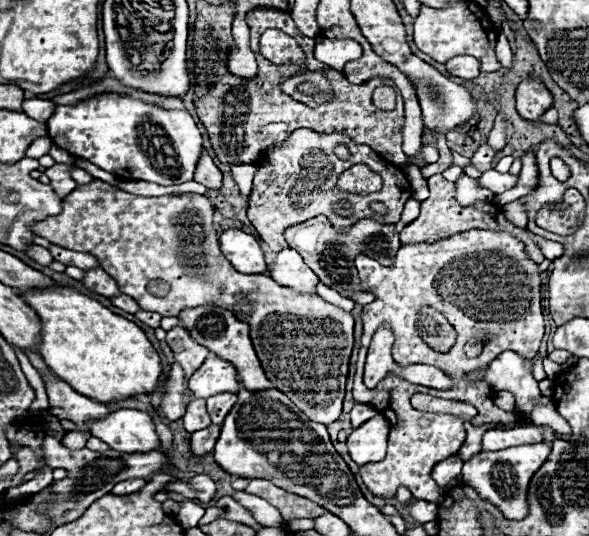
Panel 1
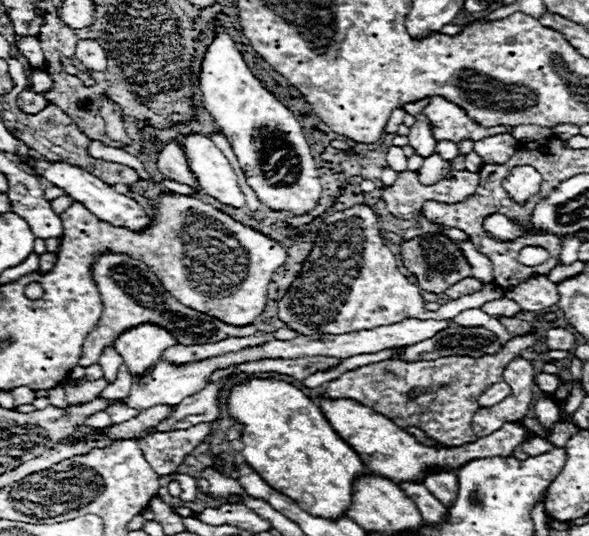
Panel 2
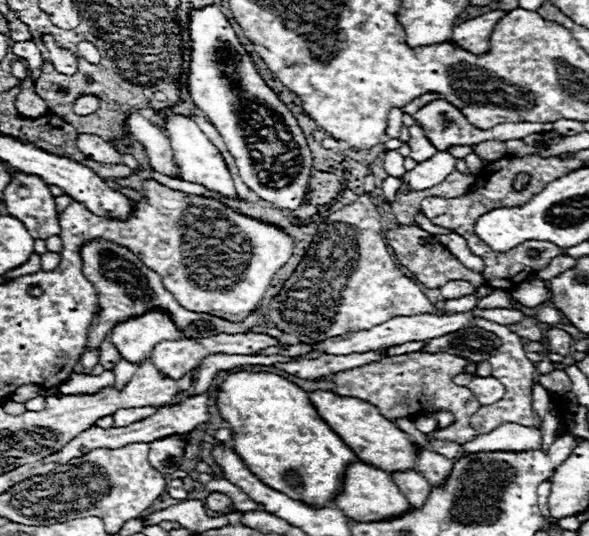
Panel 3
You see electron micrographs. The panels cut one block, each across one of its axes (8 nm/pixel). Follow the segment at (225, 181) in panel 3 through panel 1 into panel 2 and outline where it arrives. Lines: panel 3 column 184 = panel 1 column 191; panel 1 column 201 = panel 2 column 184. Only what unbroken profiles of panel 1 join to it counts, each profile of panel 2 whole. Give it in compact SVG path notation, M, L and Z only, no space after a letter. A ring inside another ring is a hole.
M180 132L178 140L188 160L188 168L194 172L202 190L222 204L244 208L244 194L238 188L236 174L224 154L214 146L214 142L196 132Z

